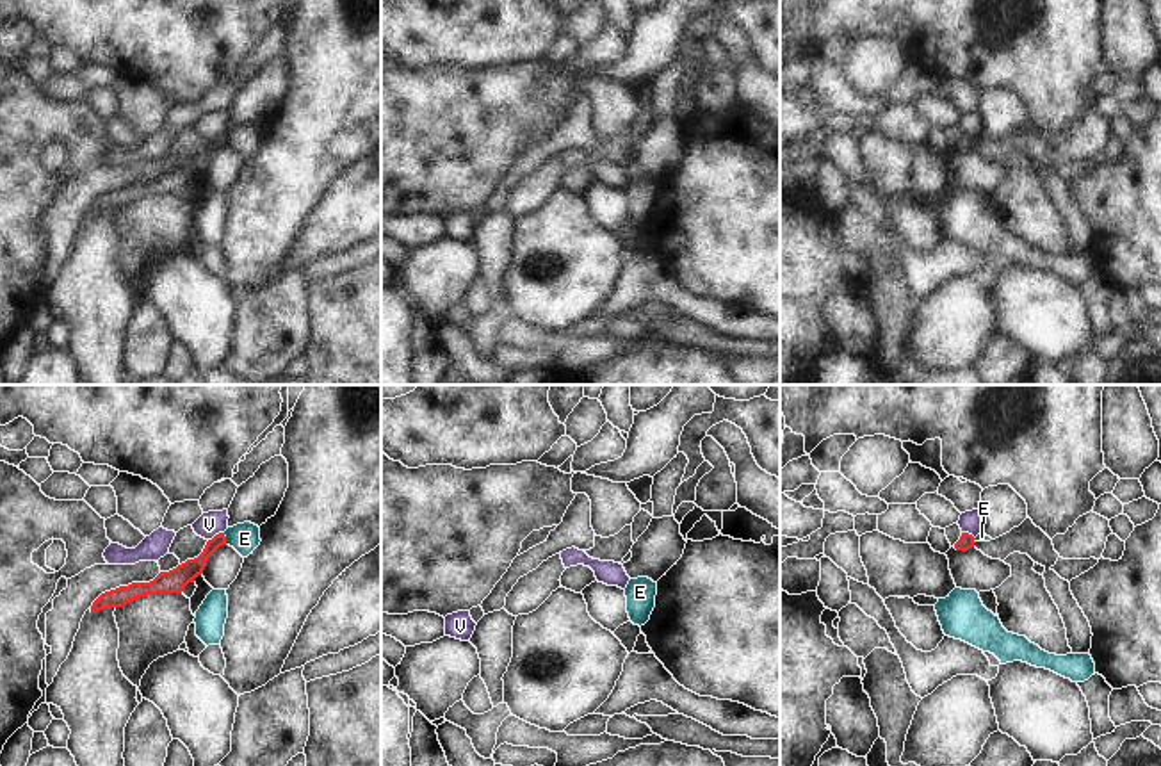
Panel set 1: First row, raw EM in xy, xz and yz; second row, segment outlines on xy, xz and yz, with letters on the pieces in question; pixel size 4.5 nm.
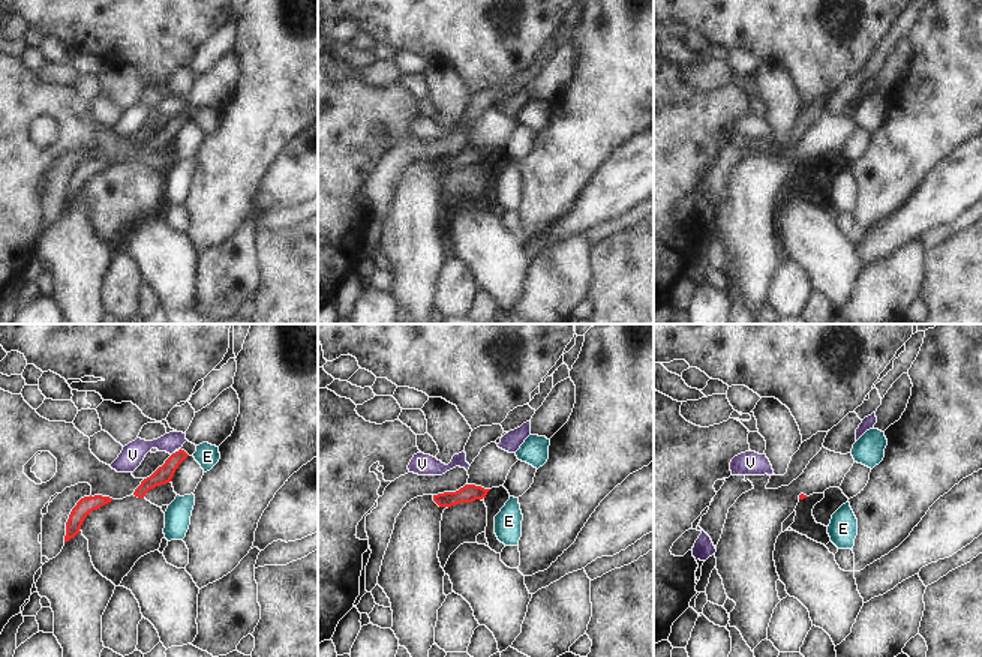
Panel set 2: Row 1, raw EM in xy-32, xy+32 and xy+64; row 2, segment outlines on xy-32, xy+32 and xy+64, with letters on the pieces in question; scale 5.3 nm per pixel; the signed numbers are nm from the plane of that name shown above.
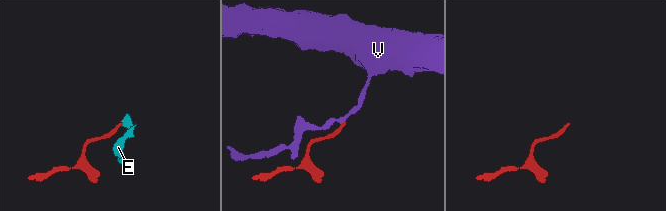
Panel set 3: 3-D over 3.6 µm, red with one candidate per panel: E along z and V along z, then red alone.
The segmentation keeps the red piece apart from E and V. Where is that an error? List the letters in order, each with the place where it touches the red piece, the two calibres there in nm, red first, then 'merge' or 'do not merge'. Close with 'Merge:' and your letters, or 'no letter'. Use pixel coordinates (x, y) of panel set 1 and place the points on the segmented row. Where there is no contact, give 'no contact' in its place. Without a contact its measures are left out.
E: contact xy (225, 538); calibres 90 and 140 nm; do not merge
V: contact xy (216, 535); calibres 90 and 110 nm; do not merge
Merge: no letter

